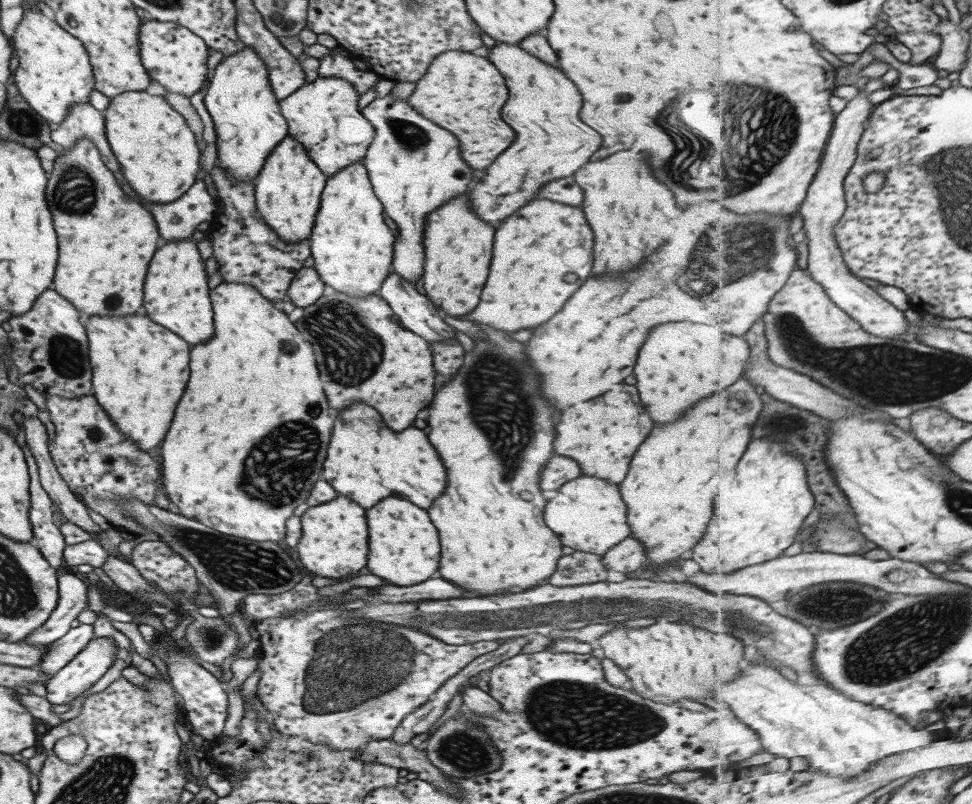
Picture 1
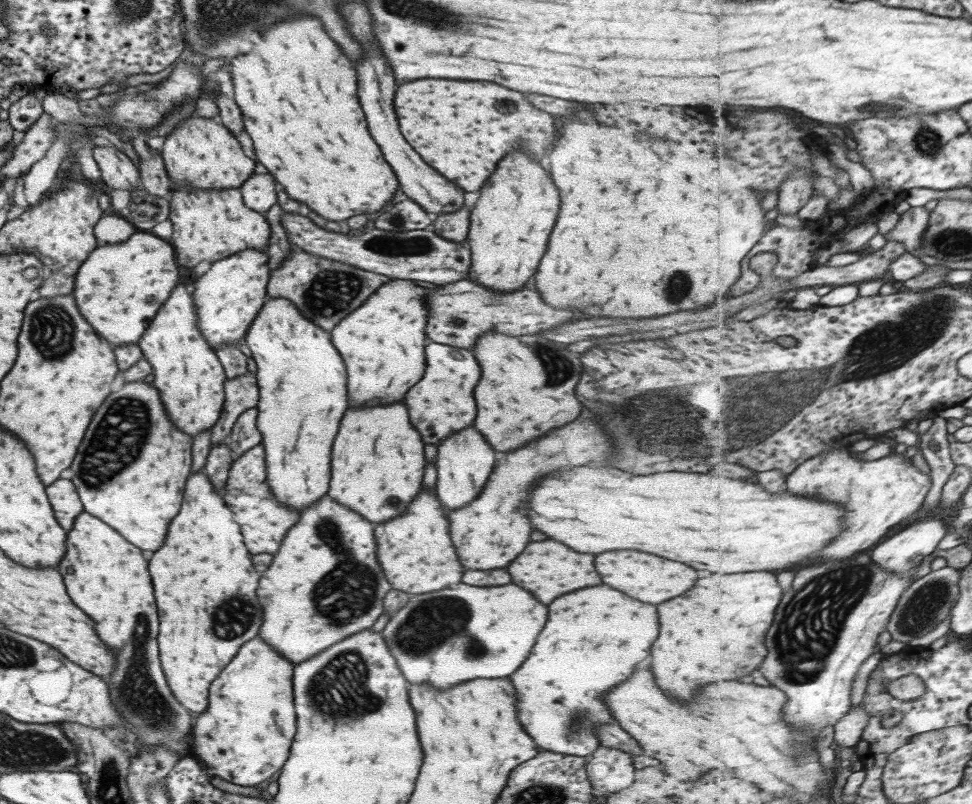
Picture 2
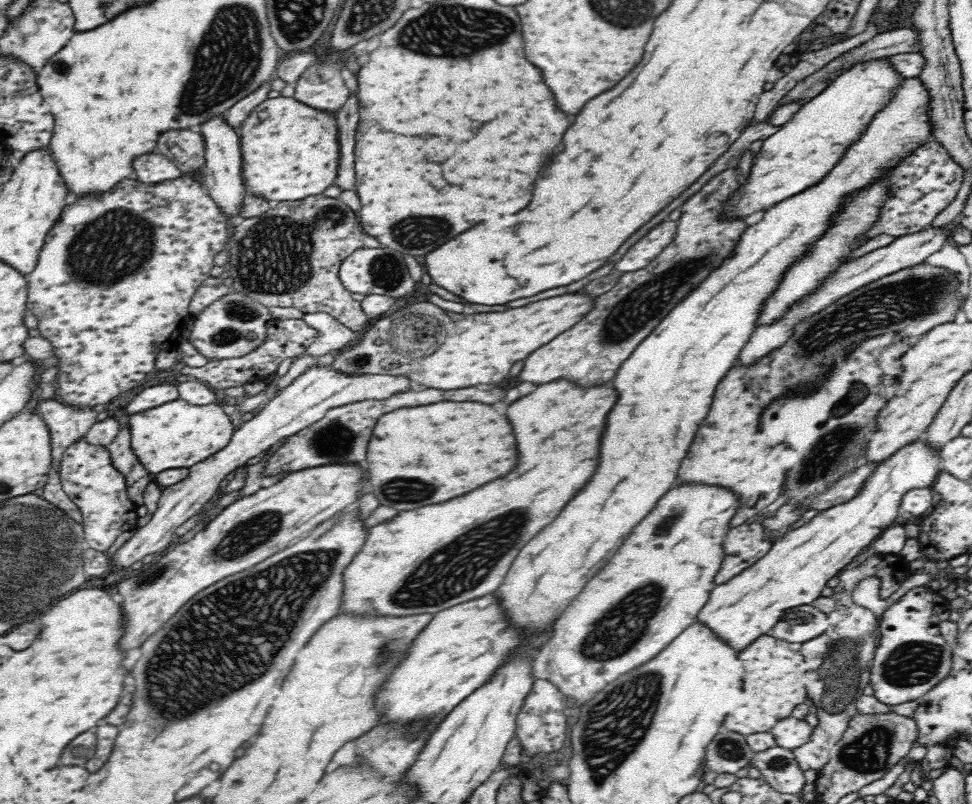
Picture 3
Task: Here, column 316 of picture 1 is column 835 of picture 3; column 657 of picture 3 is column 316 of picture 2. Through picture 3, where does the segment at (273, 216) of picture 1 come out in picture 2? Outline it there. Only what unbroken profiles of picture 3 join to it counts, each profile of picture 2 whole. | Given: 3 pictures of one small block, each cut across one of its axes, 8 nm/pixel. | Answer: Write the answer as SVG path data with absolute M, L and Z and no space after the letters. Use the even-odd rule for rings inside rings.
M267 298L263 302L243 336L243 348L256 364L254 376L258 399L254 408L257 410L256 428L261 436L260 446L265 450L267 486L275 494L275 500L301 513L303 508L315 504L327 492L331 440L337 432L343 412L347 410L343 362L331 346L329 334L301 316L287 298Z

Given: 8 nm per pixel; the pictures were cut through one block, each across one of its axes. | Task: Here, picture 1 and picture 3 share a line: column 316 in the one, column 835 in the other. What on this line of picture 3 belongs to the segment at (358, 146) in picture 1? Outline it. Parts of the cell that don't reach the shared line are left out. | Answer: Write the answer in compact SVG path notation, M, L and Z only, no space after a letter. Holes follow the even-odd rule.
M891 56L860 60L838 74L818 96L802 104L778 132L763 140L761 151L753 158L750 178L742 182L739 193L727 202L727 216L747 217L769 209L824 180L906 79L893 67Z

